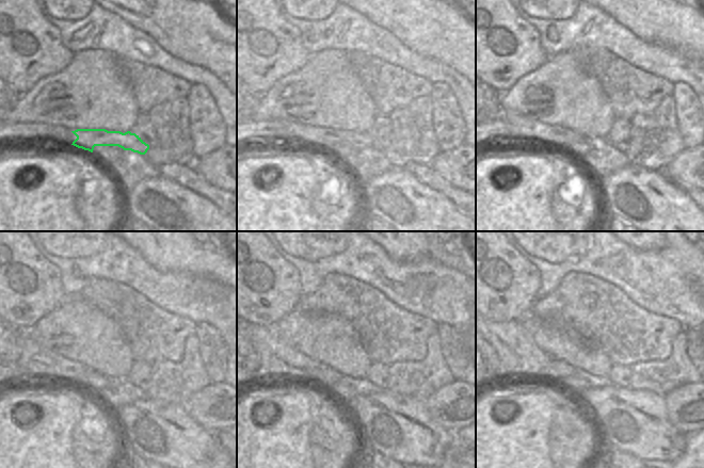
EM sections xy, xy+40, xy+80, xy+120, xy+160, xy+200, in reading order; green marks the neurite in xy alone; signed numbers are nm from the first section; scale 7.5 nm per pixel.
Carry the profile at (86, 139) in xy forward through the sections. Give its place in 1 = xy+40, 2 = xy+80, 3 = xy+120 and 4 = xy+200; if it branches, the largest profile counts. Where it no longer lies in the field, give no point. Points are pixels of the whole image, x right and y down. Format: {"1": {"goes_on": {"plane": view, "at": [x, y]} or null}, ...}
{"1": {"goes_on": {"plane": "xy+40", "at": [326, 138]}}, "2": {"goes_on": {"plane": "xy+80", "at": [565, 136]}}, "3": {"goes_on": {"plane": "xy+120", "at": [34, 357]}}, "4": {"goes_on": {"plane": "xy+200", "at": [516, 350]}}}

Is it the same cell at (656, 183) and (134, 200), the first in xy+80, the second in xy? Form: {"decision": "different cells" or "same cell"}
{"decision": "same cell"}

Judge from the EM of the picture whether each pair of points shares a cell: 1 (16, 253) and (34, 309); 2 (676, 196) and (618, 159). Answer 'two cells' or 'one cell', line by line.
1: one cell
2: two cells

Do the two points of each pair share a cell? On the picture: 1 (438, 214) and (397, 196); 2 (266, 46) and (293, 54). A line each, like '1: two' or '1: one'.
1: one
2: one

